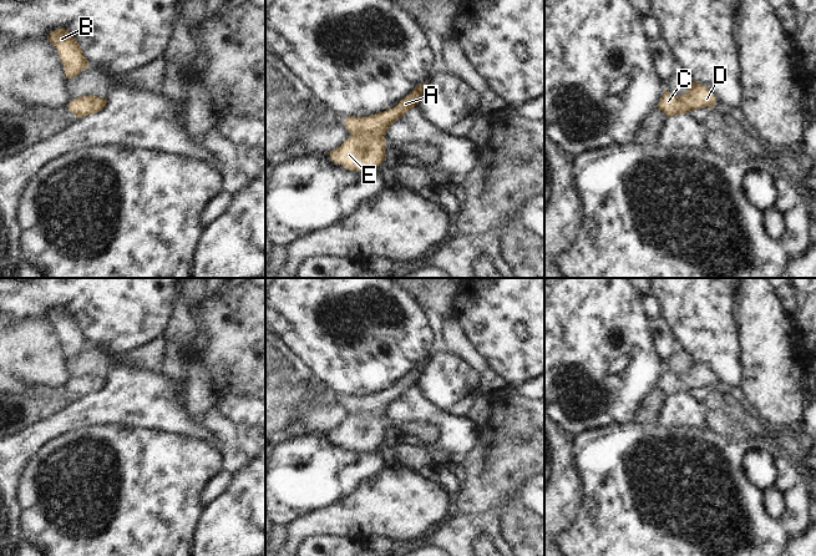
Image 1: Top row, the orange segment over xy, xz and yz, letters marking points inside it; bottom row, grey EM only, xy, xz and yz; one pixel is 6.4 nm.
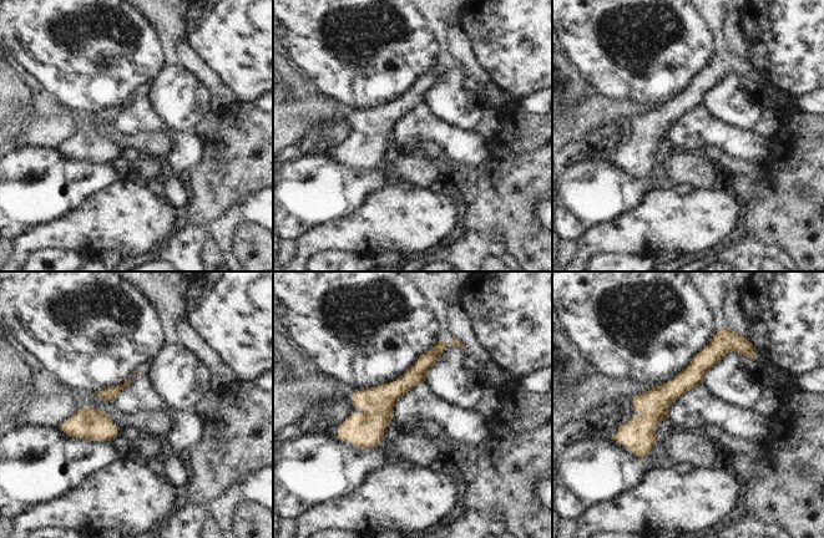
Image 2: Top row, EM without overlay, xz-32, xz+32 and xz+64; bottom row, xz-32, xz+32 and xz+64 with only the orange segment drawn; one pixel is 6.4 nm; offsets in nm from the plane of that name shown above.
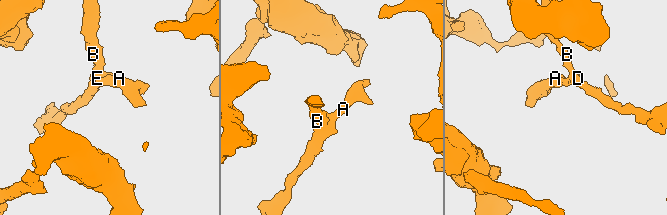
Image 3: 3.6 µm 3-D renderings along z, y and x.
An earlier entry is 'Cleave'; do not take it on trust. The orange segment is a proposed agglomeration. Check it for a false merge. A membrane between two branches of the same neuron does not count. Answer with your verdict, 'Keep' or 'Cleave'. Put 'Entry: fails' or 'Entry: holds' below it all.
Keep
Entry: fails

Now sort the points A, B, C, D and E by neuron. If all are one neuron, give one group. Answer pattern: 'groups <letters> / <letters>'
groups A B C D E

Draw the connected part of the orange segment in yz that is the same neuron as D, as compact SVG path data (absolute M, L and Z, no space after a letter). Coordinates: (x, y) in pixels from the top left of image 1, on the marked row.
M694 81L688 92L679 97L665 90L659 102L659 110L664 112L667 117L673 117L676 115L688 115L703 107L714 108L716 101L711 90Z

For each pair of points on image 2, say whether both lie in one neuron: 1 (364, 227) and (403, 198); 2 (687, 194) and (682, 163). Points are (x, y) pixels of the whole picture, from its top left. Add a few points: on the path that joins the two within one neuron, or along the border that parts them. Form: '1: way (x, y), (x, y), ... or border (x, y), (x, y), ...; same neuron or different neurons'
1: way (374, 227), (393, 208); same neuron
2: border (680, 183), (689, 183), (714, 191); different neurons

